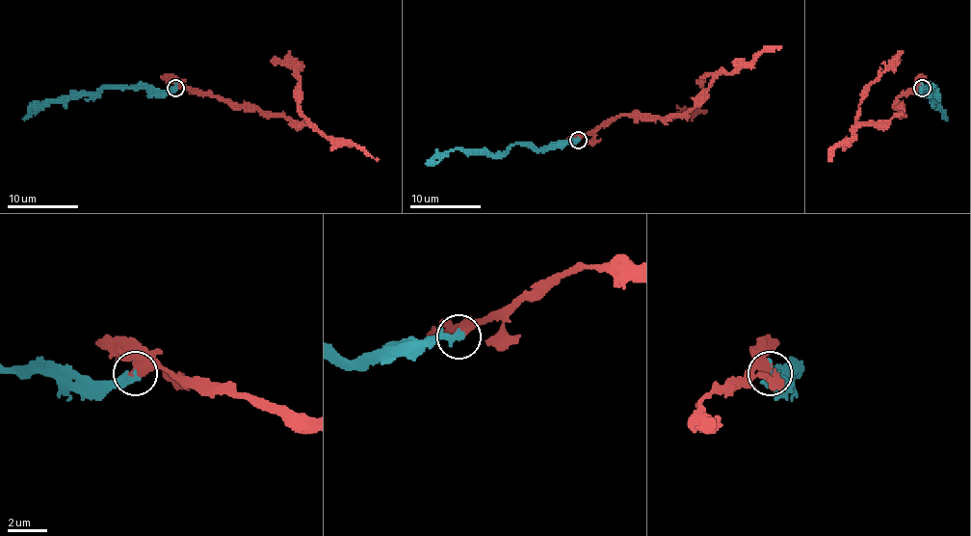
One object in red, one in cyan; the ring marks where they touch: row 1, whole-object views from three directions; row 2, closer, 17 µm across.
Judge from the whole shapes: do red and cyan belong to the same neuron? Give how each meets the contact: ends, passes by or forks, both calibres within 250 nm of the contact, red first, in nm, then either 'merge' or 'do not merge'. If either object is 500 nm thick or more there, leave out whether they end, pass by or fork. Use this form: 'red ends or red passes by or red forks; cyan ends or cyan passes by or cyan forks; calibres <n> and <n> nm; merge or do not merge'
calibres 550 and 380 nm; merge

